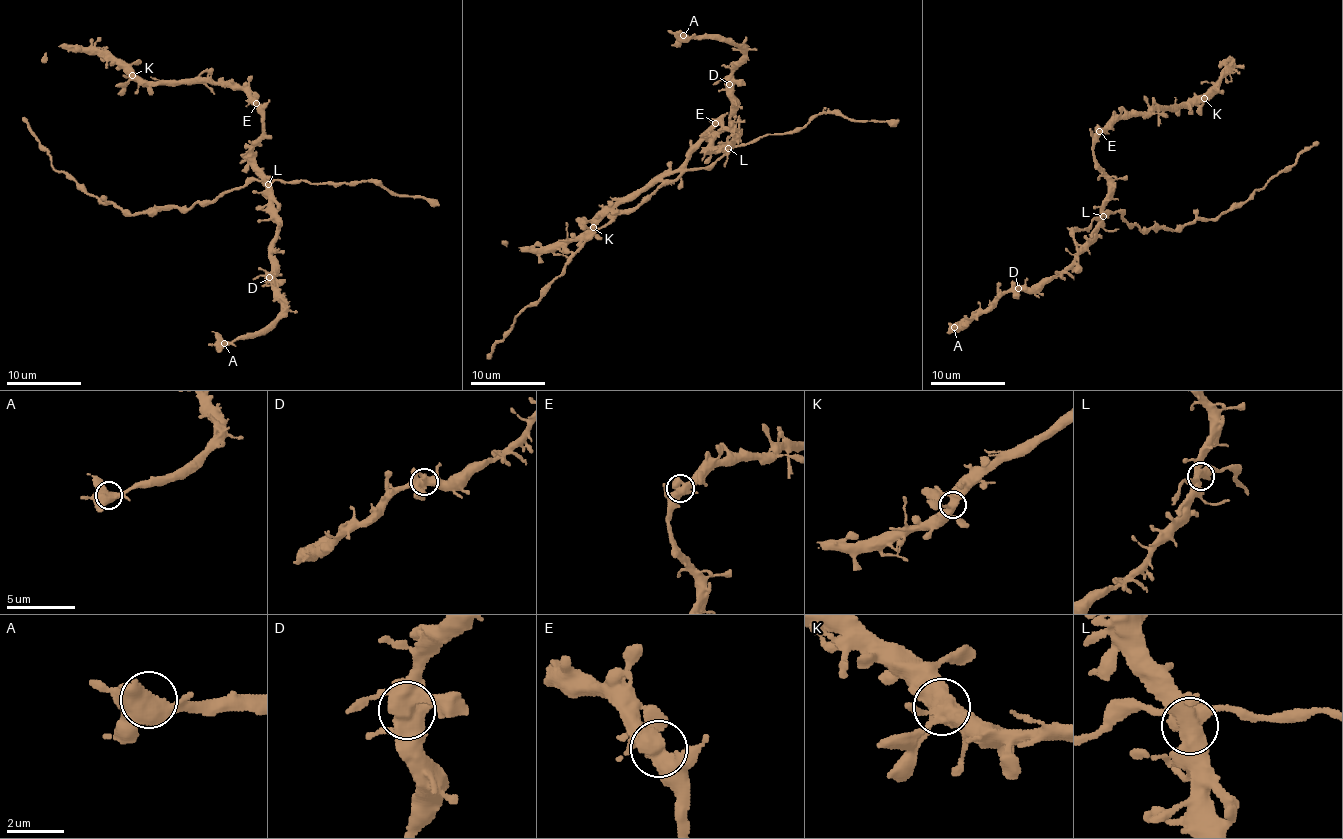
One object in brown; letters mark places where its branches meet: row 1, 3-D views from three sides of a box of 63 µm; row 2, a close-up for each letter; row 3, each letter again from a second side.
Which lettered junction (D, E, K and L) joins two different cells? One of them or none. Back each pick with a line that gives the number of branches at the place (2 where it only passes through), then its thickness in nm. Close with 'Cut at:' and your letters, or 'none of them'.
Cut at: none of them

